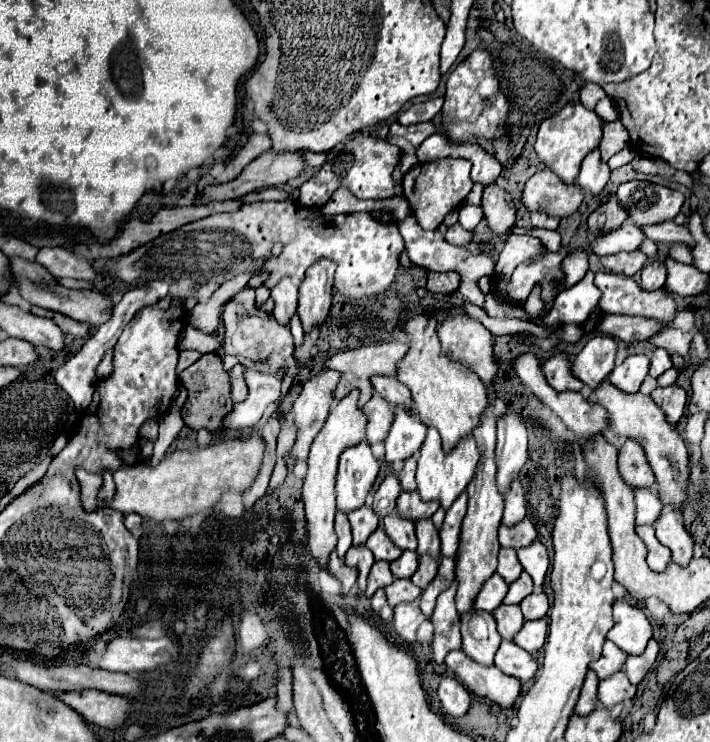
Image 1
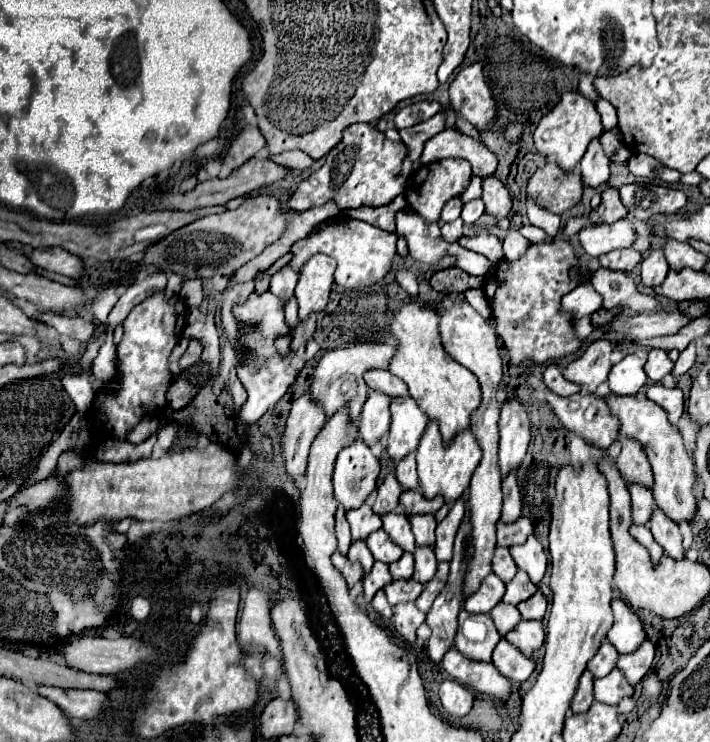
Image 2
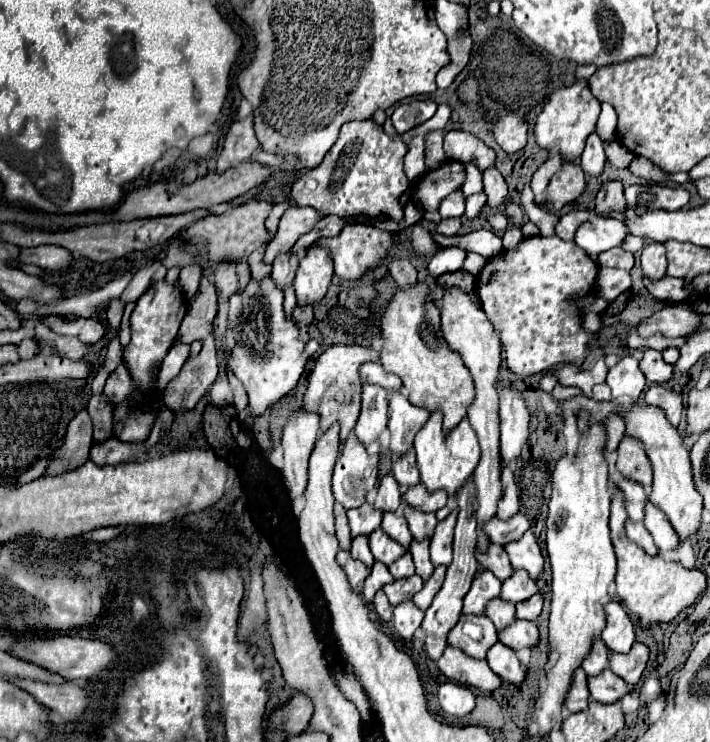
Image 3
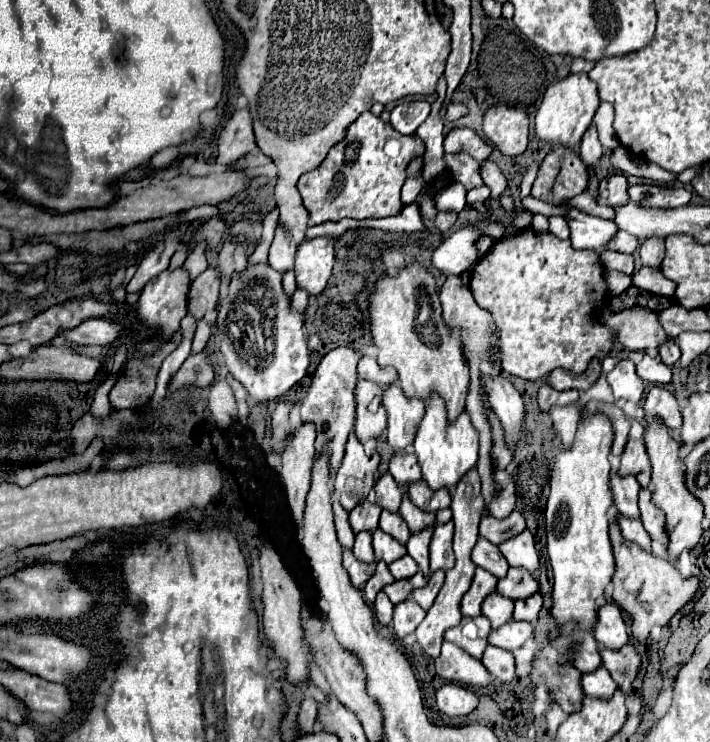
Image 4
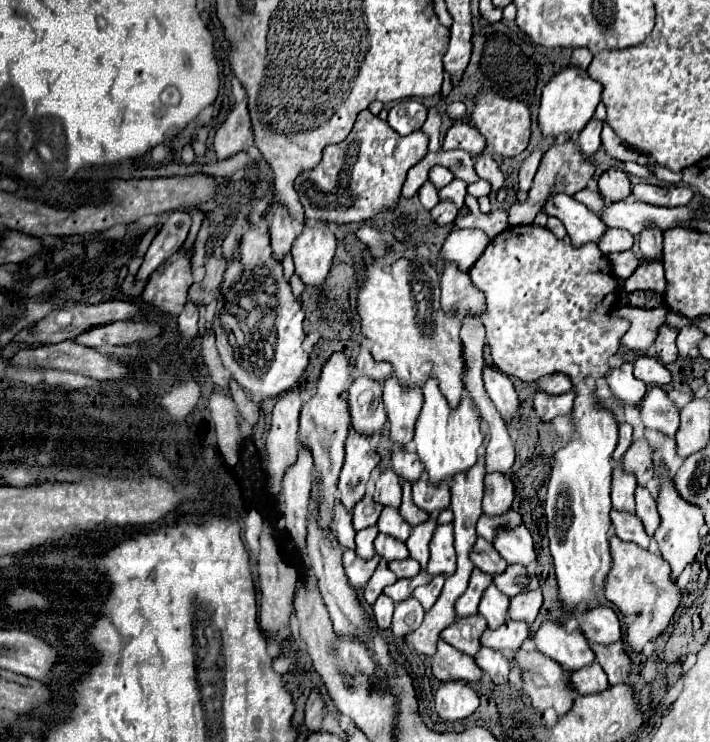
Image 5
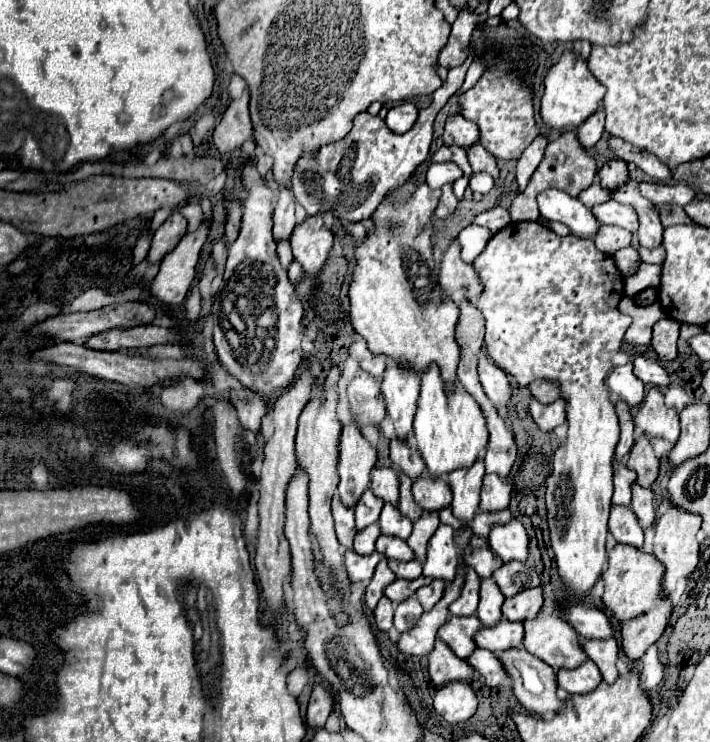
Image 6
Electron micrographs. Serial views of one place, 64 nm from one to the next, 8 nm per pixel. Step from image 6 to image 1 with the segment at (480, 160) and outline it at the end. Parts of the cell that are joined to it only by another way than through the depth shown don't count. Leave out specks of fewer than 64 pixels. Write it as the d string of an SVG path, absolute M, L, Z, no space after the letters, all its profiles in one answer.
M496 184L484 188L482 210L484 210L484 218L486 218L492 234L496 234L500 238L512 234L512 230L516 226L516 208L506 190L498 188Z

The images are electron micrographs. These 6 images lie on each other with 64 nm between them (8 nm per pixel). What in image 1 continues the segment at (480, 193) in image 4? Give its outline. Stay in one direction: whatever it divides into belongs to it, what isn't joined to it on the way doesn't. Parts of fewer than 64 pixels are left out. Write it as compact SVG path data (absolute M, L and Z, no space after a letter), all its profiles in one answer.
M464 204L460 208L460 216L458 216L458 222L460 226L464 226L464 230L474 230L480 220L482 220L482 208L480 206L470 206L470 204Z

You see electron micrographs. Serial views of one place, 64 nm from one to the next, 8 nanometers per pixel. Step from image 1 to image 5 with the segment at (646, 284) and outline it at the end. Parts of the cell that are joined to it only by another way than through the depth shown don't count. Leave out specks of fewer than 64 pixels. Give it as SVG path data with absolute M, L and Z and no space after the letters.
M646 226L646 230L640 234L640 252L644 260L660 260L662 258L662 232L656 226Z

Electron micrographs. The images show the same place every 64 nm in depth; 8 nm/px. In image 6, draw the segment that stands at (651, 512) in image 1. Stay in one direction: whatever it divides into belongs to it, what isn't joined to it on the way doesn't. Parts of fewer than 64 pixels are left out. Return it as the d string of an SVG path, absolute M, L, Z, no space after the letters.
M614 462L614 506L630 506L632 504L632 482L636 482L634 470L626 468L624 462Z

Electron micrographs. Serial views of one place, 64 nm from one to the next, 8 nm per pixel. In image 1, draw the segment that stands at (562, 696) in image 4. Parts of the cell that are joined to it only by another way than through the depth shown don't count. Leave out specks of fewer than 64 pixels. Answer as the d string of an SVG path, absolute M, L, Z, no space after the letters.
M588 670L584 686L582 686L582 692L580 692L580 702L576 702L576 710L574 710L578 716L590 714L598 706L598 698L596 698L598 682L600 680L596 678L596 674L592 674L592 670Z

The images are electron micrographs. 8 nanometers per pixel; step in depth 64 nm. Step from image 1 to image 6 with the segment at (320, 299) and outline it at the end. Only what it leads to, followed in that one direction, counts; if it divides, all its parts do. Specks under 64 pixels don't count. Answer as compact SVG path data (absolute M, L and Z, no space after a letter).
M310 216L302 224L298 224L290 238L294 260L300 262L304 274L316 276L320 274L320 268L324 268L324 262L330 256L330 250L334 246L334 234L326 226L324 218Z

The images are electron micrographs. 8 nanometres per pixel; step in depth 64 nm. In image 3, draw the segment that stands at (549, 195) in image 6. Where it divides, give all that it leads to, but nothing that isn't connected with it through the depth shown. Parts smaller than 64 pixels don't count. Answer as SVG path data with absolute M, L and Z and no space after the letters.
M590 214L588 222L584 222L576 232L576 244L592 258L600 252L620 246L628 236L628 226L622 220L614 218L600 218Z

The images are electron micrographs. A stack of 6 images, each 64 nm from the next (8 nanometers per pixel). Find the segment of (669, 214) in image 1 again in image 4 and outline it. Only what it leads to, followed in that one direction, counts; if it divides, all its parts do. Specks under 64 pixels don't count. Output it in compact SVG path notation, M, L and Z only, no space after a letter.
M638 184L628 188L630 202L648 208L680 208L690 202L690 192L684 188L662 188L654 184Z

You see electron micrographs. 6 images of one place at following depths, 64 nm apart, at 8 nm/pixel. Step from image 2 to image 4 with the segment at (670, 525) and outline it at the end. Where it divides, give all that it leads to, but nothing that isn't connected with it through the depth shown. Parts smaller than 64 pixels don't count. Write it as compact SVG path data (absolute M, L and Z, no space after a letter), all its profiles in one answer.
M646 488L640 490L640 512L640 520L644 522L644 528L650 534L650 538L660 542L662 546L668 546L668 534L664 534L664 514L652 504L650 490Z

